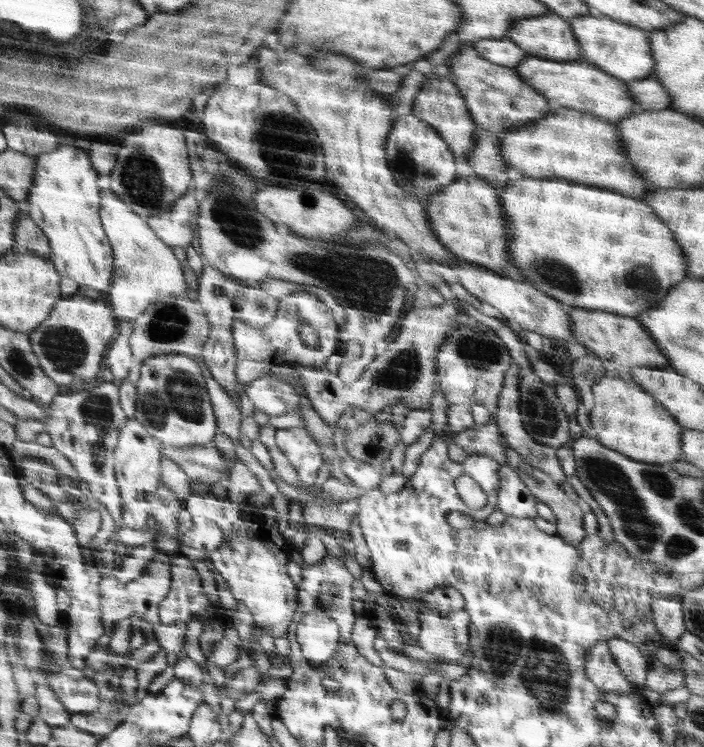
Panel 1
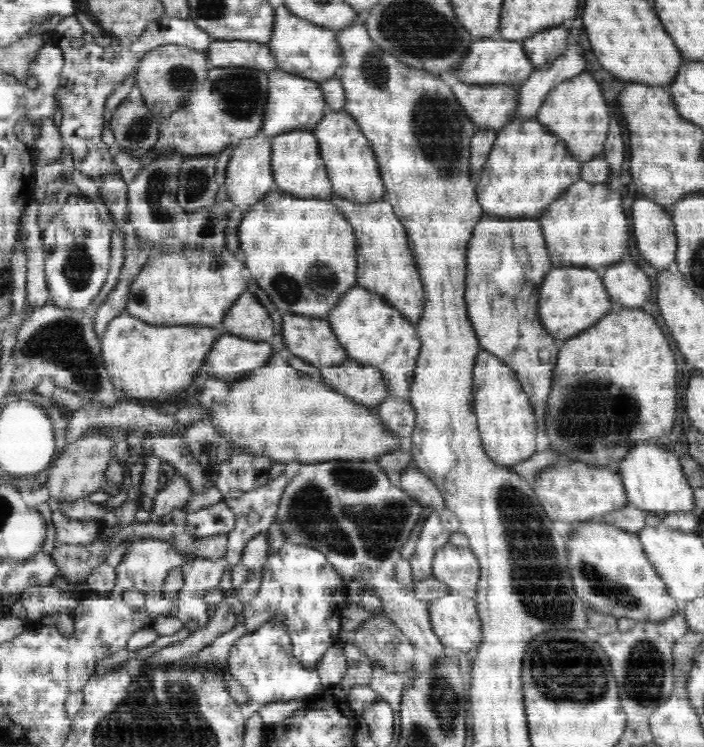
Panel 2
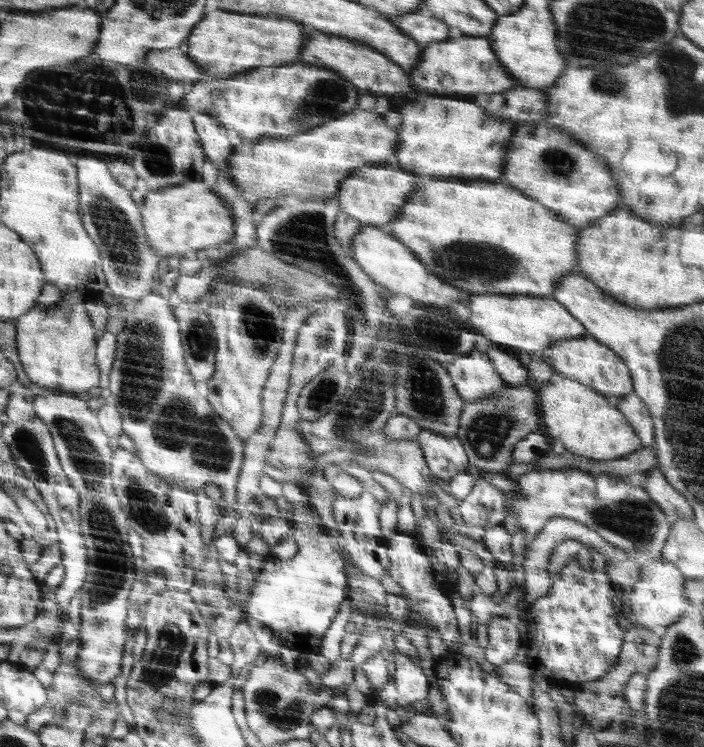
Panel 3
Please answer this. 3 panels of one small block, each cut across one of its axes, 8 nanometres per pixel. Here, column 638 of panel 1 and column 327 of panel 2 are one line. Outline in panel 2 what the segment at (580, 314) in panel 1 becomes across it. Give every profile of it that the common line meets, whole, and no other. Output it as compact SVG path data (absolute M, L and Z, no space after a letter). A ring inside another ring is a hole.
M283 313L282 336L288 354L316 368L323 369L348 361L345 347L338 342L326 318Z

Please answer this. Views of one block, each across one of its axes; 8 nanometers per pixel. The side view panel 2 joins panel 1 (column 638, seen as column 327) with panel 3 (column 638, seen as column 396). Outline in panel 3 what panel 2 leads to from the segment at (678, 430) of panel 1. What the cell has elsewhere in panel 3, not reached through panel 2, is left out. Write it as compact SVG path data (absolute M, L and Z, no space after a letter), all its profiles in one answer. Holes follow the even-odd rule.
M560 378L554 384L542 386L536 390L539 396L539 409L542 414L542 428L540 430L554 442L560 440L566 451L578 456L587 456L594 460L619 459L644 448L642 441L634 432L634 429L626 421L626 417L618 411L613 400L599 393L585 383L572 378Z

